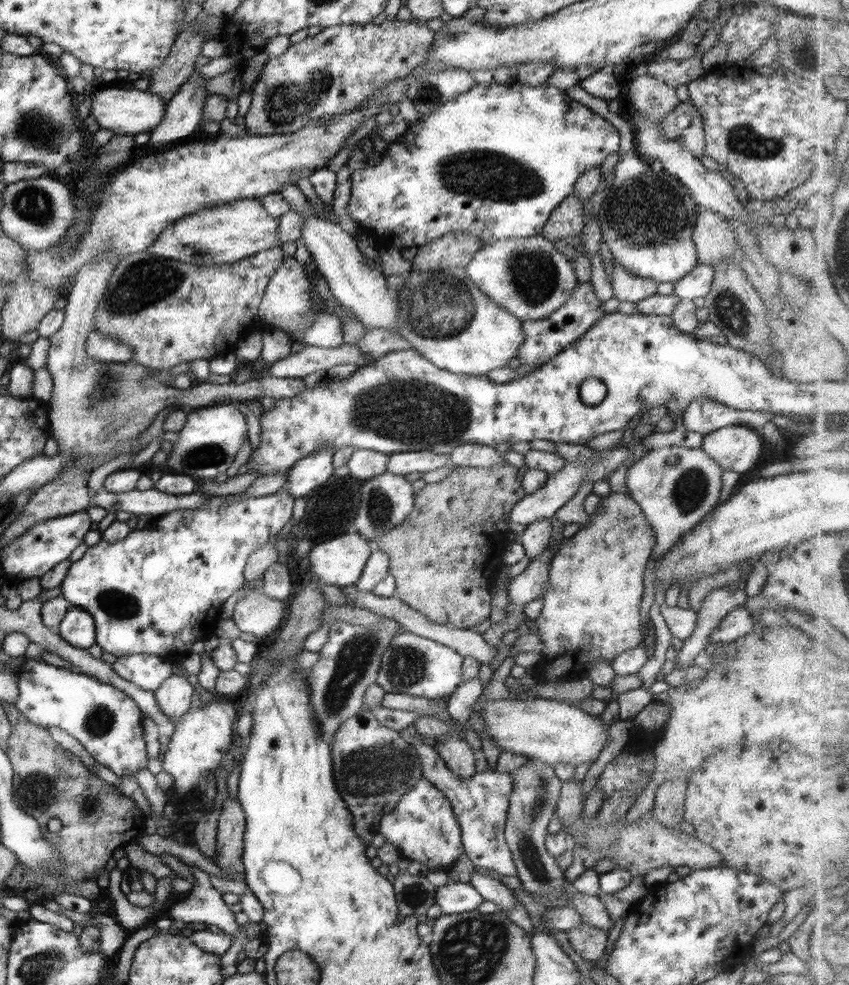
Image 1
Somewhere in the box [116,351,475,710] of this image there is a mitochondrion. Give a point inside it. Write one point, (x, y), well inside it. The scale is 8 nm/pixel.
(405, 666)

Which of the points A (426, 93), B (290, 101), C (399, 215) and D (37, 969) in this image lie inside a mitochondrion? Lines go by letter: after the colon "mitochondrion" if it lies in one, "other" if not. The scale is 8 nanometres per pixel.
A: mitochondrion
B: mitochondrion
C: other
D: mitochondrion

